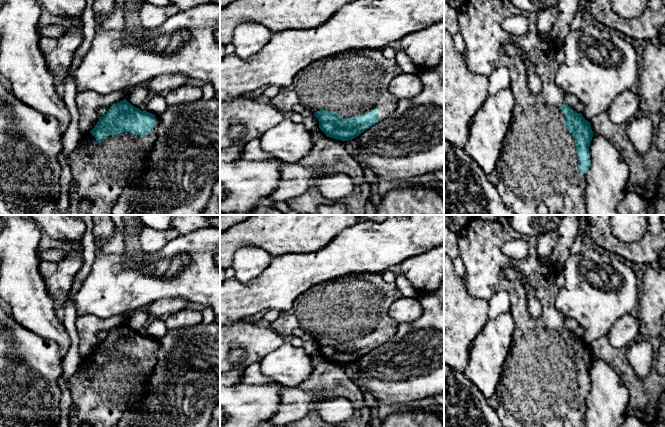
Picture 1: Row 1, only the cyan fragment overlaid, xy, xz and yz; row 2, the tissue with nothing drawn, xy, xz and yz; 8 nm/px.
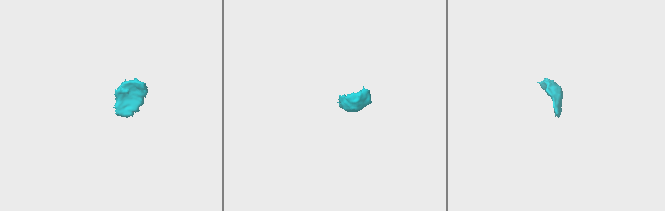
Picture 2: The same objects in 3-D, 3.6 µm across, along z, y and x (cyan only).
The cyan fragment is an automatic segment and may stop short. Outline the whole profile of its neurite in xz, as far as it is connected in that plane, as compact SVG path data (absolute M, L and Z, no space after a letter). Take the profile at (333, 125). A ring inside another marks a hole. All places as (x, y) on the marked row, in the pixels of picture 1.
M382 49L343 51L303 68L290 85L281 88L274 98L267 101L281 112L302 105L318 119L319 128L327 137L348 141L396 109L399 100L390 93L389 85L400 72L395 58L386 58Z

